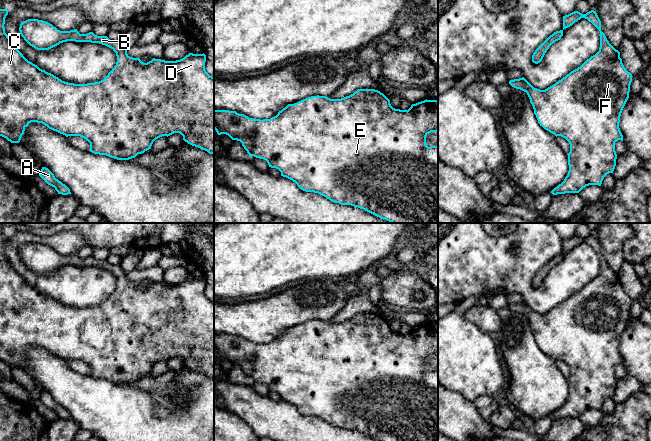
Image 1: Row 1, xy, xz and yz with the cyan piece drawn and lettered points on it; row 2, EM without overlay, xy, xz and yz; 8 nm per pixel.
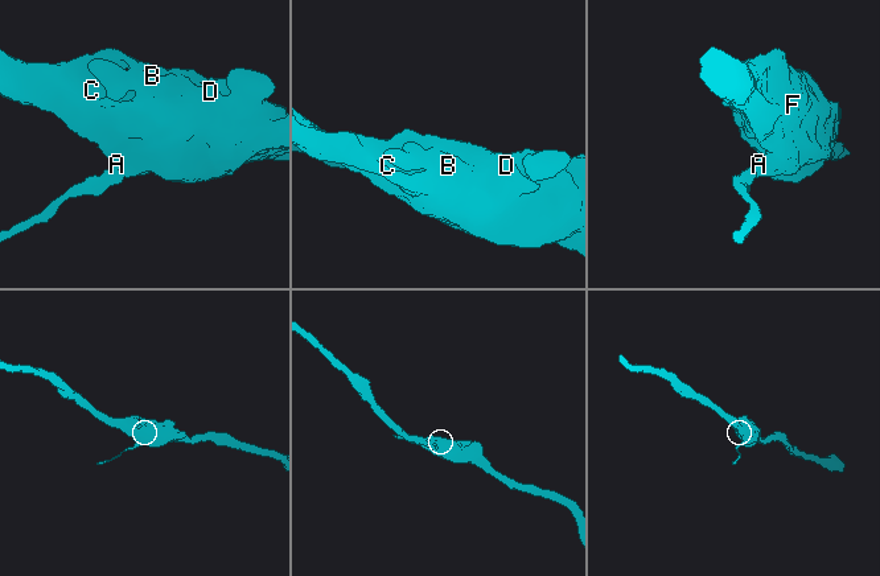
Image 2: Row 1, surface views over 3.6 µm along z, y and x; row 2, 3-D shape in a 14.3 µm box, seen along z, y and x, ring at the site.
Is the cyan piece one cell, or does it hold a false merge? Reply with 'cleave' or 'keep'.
keep

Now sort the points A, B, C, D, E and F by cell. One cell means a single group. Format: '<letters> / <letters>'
A B C D E F

